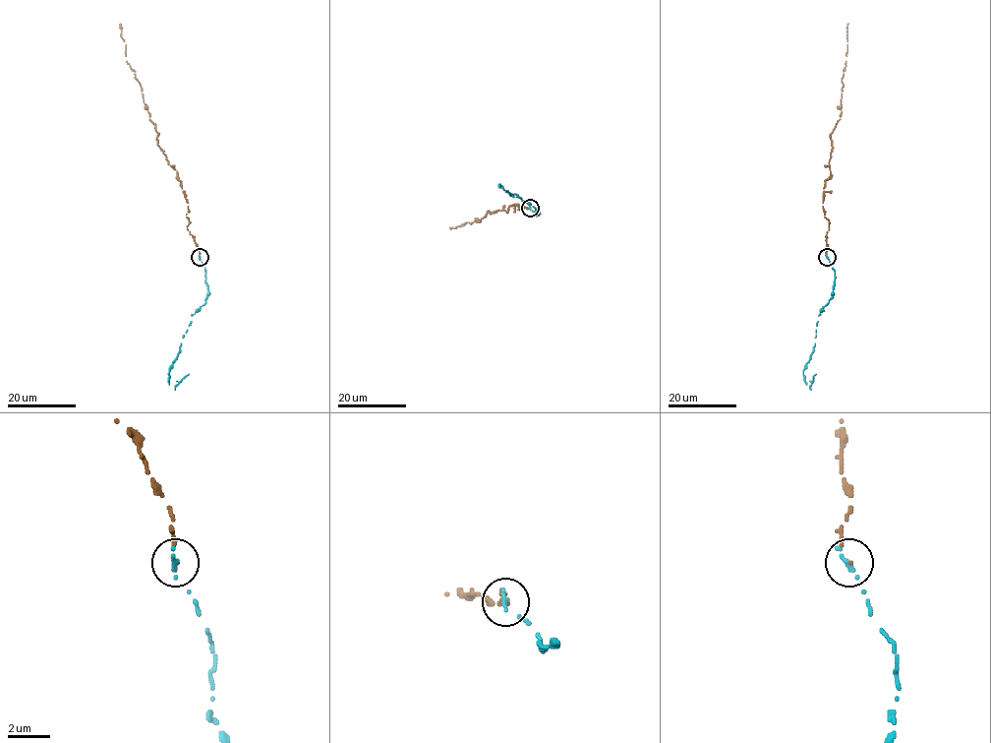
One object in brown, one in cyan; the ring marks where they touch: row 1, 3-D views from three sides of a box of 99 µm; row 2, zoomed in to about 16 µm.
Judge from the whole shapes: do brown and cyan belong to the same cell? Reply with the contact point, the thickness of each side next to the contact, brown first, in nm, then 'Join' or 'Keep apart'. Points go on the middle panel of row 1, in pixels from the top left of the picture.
Place: (530, 208). Thickness 130 nm (brown) against 240 nm. Join

